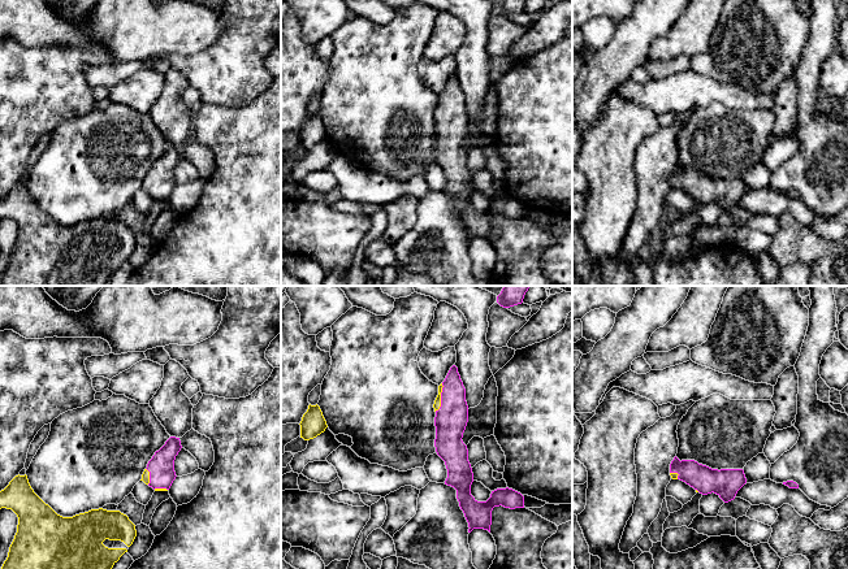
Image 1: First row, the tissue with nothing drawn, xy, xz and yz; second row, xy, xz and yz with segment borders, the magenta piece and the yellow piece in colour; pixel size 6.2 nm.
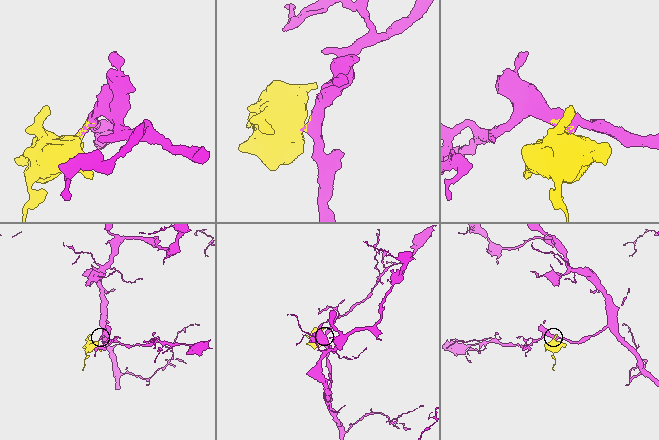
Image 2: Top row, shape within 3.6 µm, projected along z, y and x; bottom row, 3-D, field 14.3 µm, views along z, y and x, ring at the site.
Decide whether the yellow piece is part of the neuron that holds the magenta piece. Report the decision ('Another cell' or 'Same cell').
Same cell

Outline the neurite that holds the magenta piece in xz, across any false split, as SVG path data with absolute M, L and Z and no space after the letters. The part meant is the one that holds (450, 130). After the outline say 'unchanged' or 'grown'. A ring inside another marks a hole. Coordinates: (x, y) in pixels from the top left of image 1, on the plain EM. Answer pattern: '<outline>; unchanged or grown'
M455 74L450 77L445 90L438 95L433 117L436 121L434 156L447 178L445 194L457 199L459 216L468 231L468 242L473 238L490 242L493 217L499 214L510 218L524 217L524 205L509 196L492 200L486 210L477 210L471 204L473 182L467 155L462 149L468 131L468 114L466 97Z; grown

